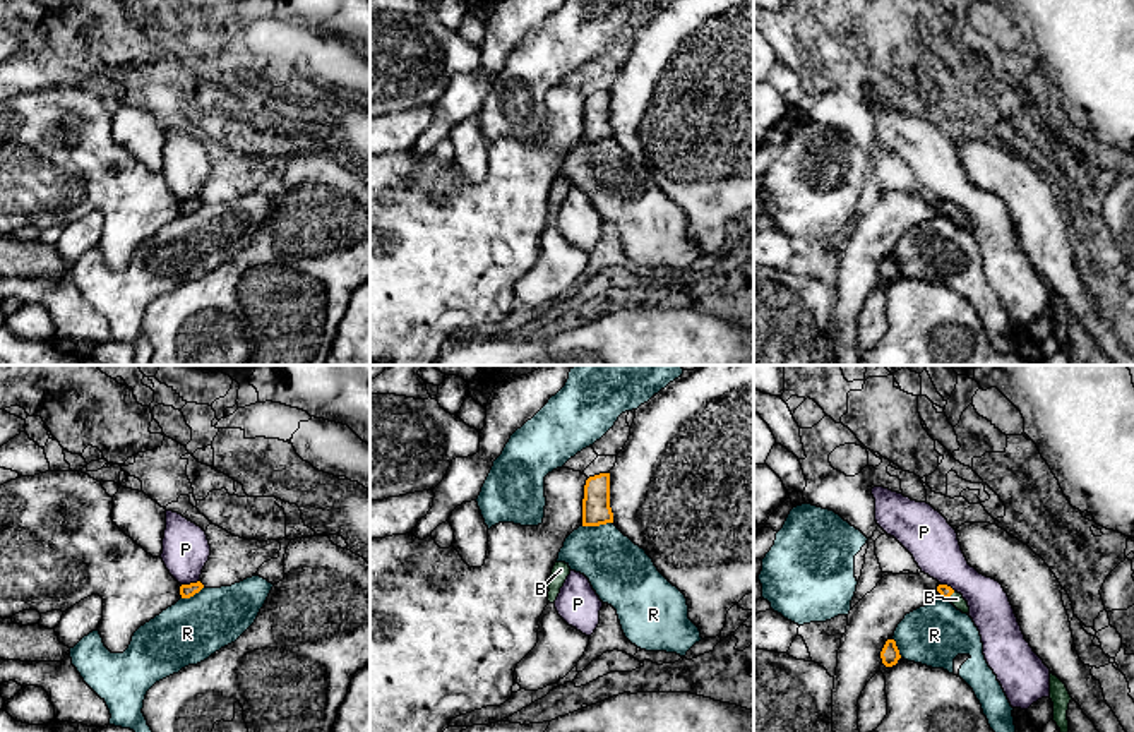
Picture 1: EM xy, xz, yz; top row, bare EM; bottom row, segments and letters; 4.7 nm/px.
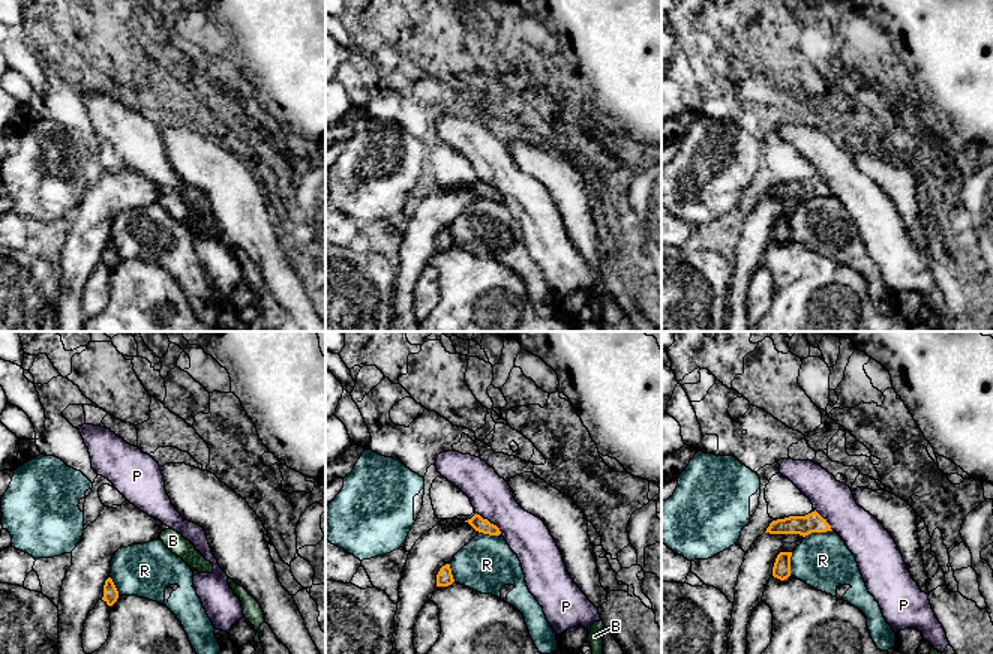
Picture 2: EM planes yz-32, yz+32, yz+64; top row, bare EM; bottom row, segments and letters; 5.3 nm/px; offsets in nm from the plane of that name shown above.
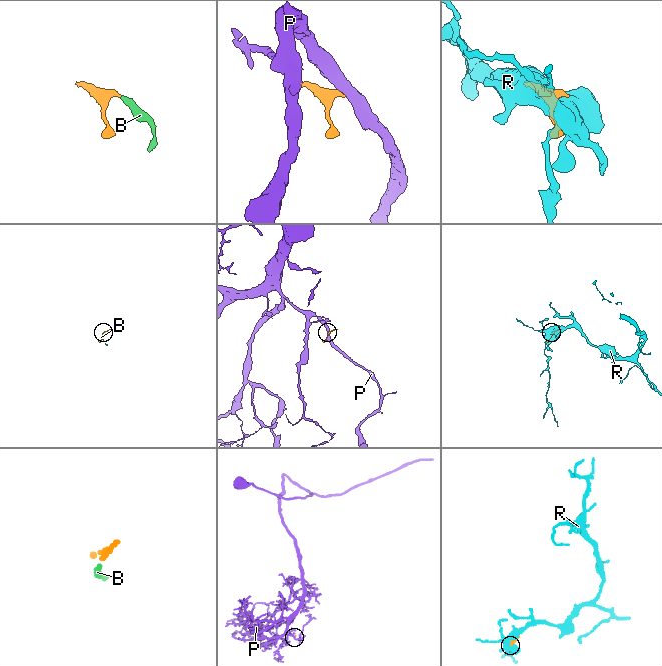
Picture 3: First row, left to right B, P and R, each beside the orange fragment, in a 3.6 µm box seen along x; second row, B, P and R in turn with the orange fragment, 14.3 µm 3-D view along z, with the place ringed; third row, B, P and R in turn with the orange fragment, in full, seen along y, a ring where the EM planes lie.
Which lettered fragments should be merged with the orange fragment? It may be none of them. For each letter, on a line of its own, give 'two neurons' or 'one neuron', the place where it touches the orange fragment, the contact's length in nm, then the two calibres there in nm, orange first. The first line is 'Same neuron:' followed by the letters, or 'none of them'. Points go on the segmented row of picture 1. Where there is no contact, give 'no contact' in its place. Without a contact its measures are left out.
Same neuron: B
B: one neuron; contact yz (951, 594); length 50 nm; calibres 60 and 70 nm
P: two neurons; contact xy (190, 583); length 90 nm; calibres 60 and 220 nm
R: two neurons; contact xz (596, 525); length 150 nm; calibres 130 and 300 nm

